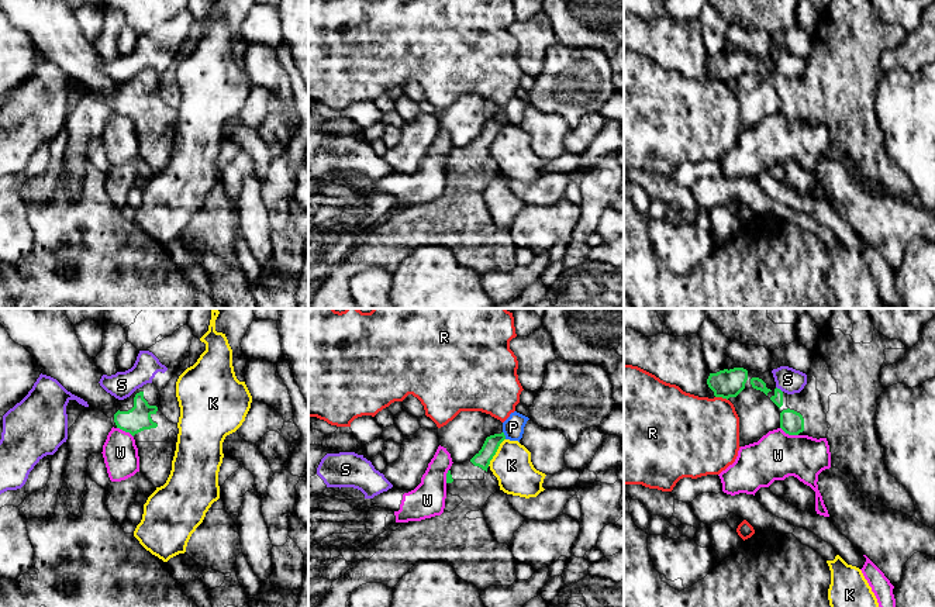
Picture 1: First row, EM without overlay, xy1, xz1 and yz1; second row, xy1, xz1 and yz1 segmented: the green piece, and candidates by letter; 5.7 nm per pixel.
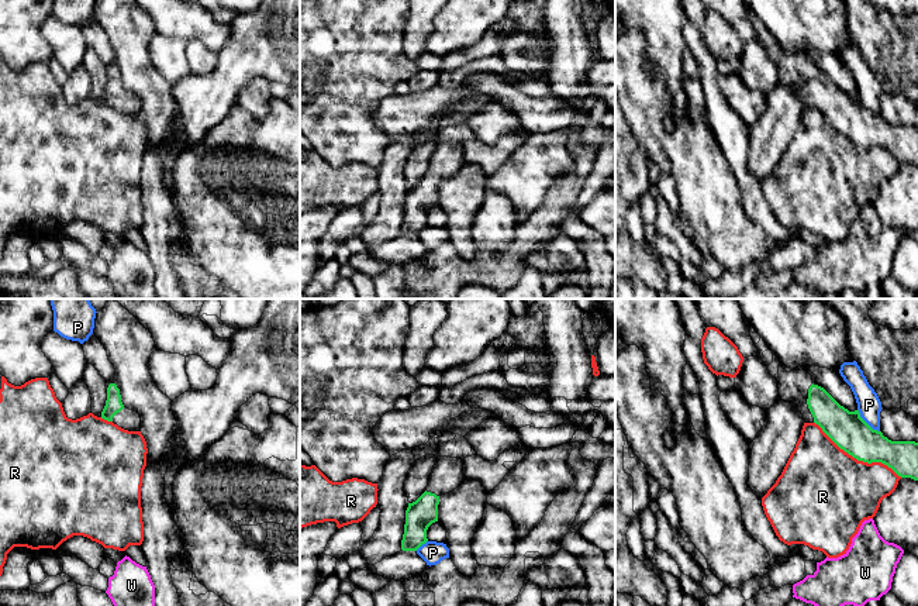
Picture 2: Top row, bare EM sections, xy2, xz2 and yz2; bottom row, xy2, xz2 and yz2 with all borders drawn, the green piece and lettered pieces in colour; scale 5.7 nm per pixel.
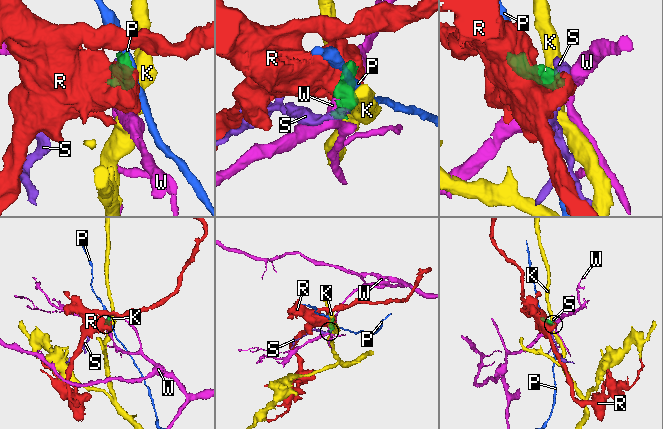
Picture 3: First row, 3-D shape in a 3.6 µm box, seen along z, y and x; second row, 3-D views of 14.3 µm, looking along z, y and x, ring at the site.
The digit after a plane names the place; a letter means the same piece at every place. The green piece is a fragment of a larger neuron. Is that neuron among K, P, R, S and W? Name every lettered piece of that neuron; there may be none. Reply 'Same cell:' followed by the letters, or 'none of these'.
Same cell: none of these

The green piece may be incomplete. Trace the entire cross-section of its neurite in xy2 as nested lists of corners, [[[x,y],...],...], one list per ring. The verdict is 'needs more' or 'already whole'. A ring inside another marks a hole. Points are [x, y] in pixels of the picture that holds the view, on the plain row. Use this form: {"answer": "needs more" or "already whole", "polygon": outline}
{"answer": "needs more", "polygon": [[[115,68],[107,72],[107,85],[101,96],[101,103],[113,106],[118,111],[128,116],[141,114],[141,101],[137,96],[127,93],[121,86],[120,73]]]}

